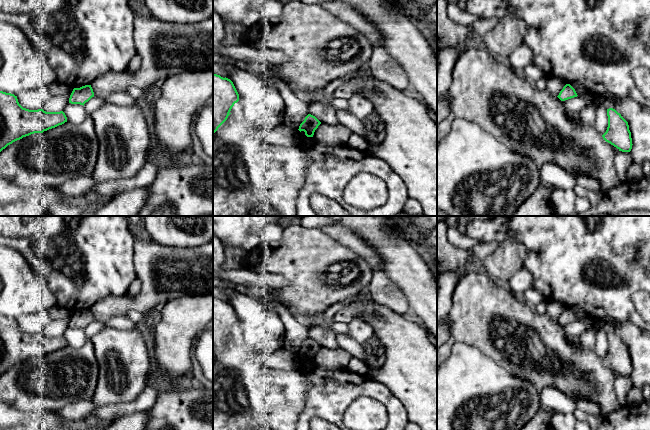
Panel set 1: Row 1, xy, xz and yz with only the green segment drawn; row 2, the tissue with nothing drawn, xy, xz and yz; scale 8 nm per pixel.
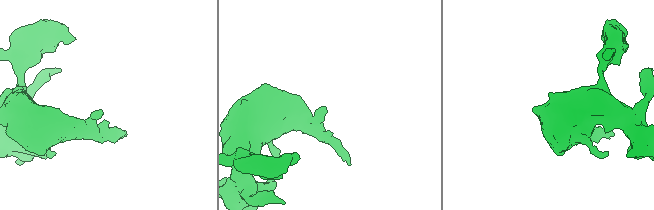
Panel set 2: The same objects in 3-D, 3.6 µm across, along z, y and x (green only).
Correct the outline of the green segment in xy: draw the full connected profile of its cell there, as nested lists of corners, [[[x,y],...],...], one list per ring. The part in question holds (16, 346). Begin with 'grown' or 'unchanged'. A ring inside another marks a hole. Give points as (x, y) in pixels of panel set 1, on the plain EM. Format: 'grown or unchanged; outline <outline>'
unchanged; outline [[[0,315],[0,376],[13,366],[34,357],[43,357],[67,346],[63,335],[23,332],[17,320]]]

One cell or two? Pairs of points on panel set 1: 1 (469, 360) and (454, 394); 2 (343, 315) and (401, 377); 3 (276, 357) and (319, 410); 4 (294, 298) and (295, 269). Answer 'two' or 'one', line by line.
1: one
2: one
3: two
4: one

